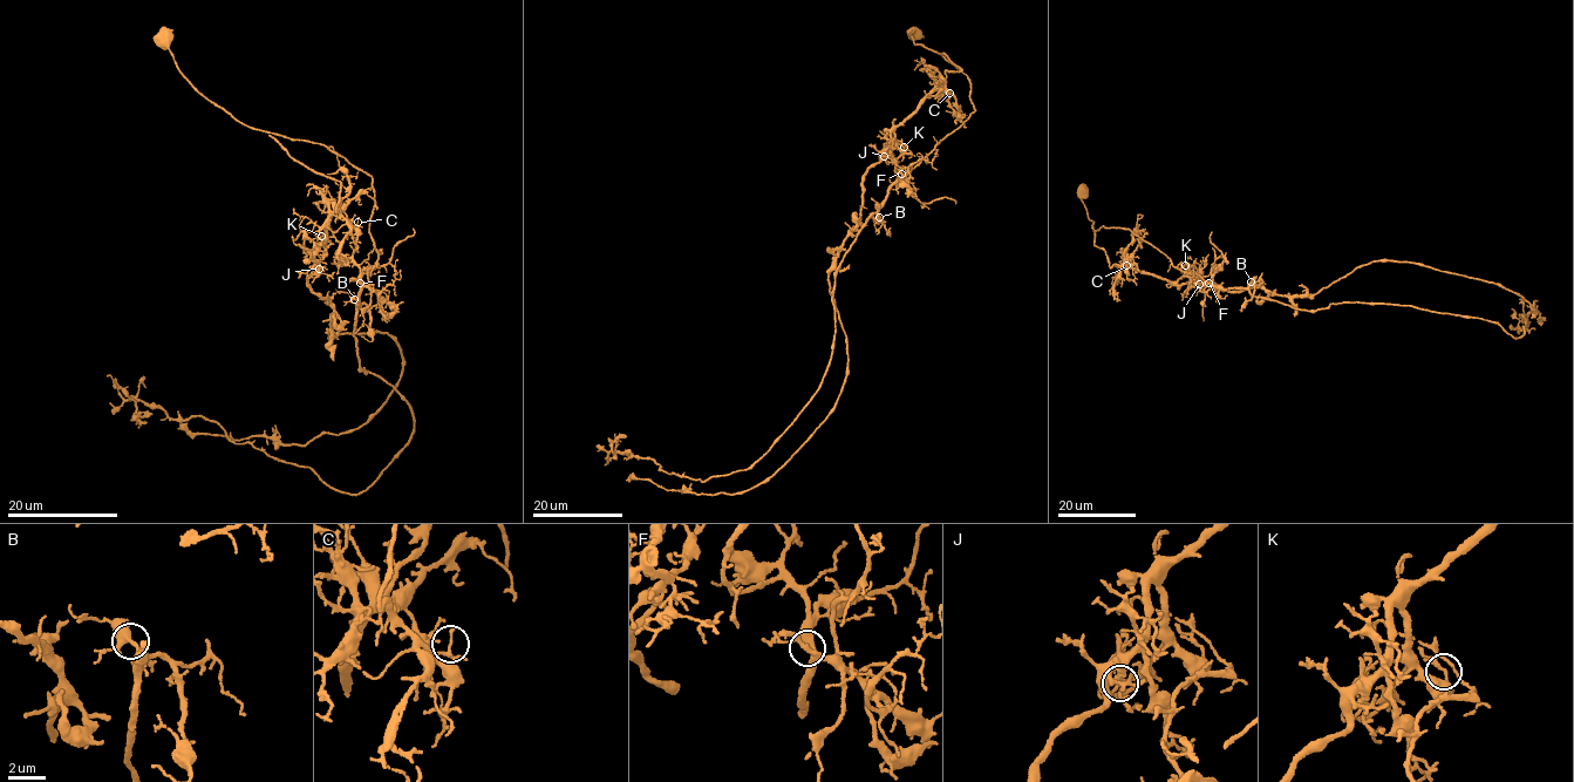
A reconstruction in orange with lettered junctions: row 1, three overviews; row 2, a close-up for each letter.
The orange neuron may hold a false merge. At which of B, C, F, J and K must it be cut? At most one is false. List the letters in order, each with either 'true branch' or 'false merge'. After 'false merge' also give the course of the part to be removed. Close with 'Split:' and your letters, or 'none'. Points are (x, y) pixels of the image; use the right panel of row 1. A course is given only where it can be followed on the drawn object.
B: true branch
C: true branch
F: true branch
J: true branch
K: false merge | (1185, 265), (1179, 285), (1310, 296), (1371, 262), (1421, 263), (1499, 284), (1545, 318)
Split: K

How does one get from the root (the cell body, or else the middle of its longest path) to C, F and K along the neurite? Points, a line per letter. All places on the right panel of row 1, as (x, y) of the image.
C: (1082, 191), (1081, 201), (1094, 223), (1094, 244), (1104, 249), (1110, 267), (1117, 264), (1124, 269), (1126, 265)
F: (1082, 191), (1081, 199), (1094, 223), (1094, 231), (1103, 225), (1129, 229), (1173, 266), (1208, 283)
K: (1082, 191), (1081, 201), (1094, 223), (1094, 244), (1104, 249), (1110, 267), (1125, 263), (1174, 281), (1185, 265)

